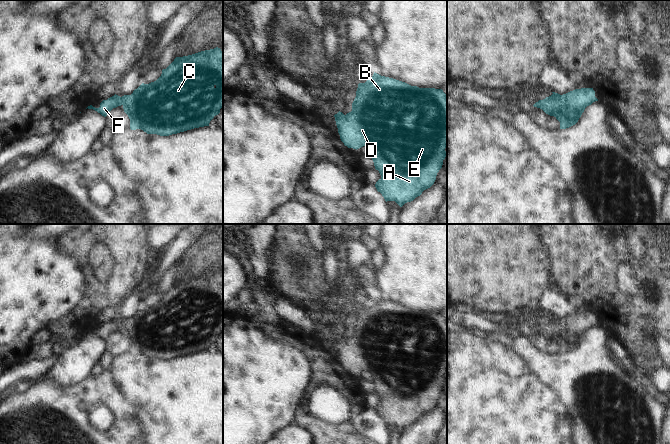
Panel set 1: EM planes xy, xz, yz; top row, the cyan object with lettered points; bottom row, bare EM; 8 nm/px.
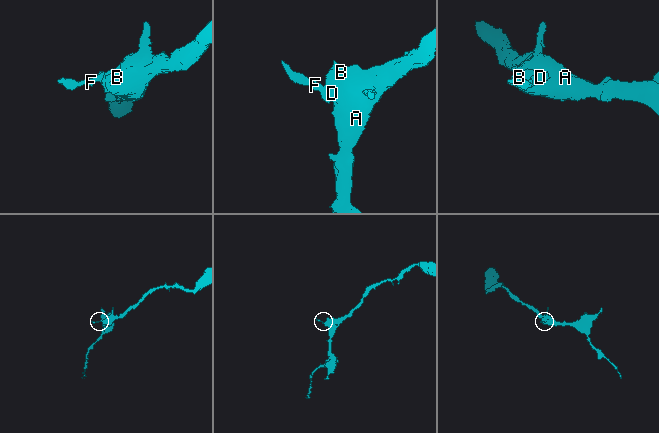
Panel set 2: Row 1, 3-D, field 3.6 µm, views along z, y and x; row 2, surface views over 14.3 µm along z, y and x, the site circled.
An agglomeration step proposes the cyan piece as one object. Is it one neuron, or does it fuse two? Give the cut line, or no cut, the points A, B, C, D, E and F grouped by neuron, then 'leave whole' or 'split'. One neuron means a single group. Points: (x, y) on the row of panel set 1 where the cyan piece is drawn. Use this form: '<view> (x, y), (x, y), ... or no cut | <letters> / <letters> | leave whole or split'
no cut | A B C D E F | leave whole

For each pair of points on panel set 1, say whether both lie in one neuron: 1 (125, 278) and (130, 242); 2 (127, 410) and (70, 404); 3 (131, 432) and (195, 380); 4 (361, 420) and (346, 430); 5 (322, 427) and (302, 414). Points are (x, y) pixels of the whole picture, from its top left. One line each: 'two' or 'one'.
1: one
2: one
3: two
4: two
5: one

